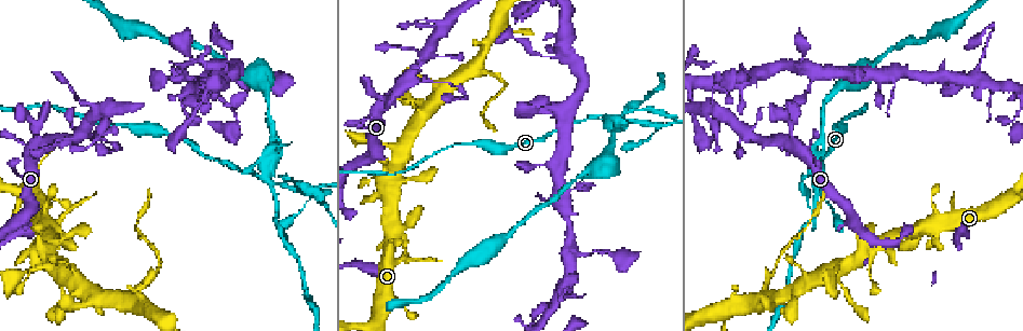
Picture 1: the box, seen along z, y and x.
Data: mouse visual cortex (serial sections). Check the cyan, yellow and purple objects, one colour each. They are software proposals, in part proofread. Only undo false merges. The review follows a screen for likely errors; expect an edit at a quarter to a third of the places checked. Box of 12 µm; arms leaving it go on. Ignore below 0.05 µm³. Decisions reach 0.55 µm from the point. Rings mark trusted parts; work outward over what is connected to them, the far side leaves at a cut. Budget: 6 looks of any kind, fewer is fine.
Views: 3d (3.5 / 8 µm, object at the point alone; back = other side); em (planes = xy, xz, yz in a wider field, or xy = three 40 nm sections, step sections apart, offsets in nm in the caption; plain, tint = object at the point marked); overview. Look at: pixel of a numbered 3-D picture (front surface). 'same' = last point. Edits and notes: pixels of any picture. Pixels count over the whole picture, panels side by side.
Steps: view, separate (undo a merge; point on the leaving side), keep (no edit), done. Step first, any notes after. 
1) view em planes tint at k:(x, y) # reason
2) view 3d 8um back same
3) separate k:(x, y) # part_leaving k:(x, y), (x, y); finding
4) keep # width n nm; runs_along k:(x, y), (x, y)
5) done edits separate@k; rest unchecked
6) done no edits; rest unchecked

view 3d 3.5um back at 1:(389, 185) # calibre changes

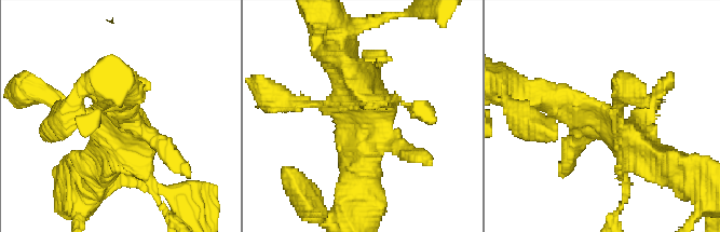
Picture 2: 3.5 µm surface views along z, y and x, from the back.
keep # continuous, no second cell

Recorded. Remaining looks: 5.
view 3d 3.5um at 1:(778, 141) # arms part here

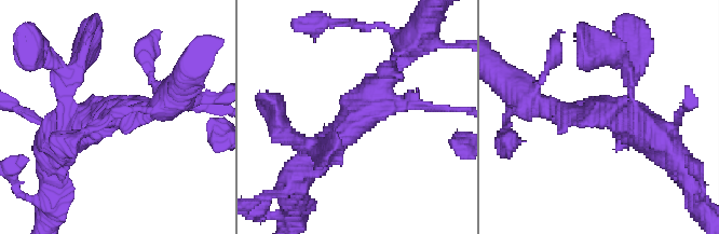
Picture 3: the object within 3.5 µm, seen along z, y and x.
view em planes tint at 3:(602, 115)

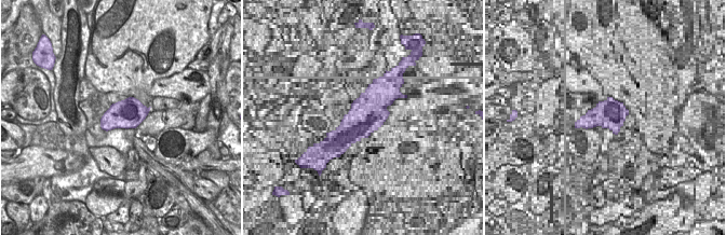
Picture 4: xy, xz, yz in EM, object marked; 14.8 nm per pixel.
keep # arm_widths 150, 300, 400 nm; runs_along 3:(307, 163), (360, 119), (399, 62); one cell here

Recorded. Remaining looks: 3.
view em xy step 3 tint at 1:(264, 175)

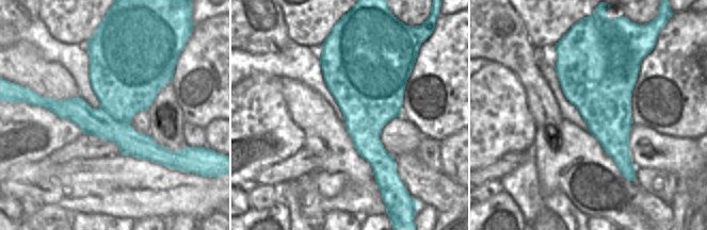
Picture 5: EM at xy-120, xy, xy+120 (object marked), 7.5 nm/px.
view 3d 3.5um same

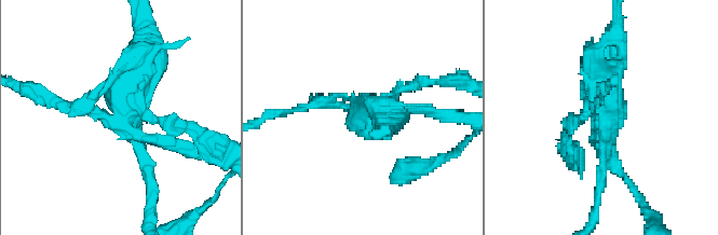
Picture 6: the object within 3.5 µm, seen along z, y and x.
separate 6:(145, 93) # border 5:(98, 108), (116, 129), (135, 131); two cells meet here

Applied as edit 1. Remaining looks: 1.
done edits separate@6; rest unchecked

